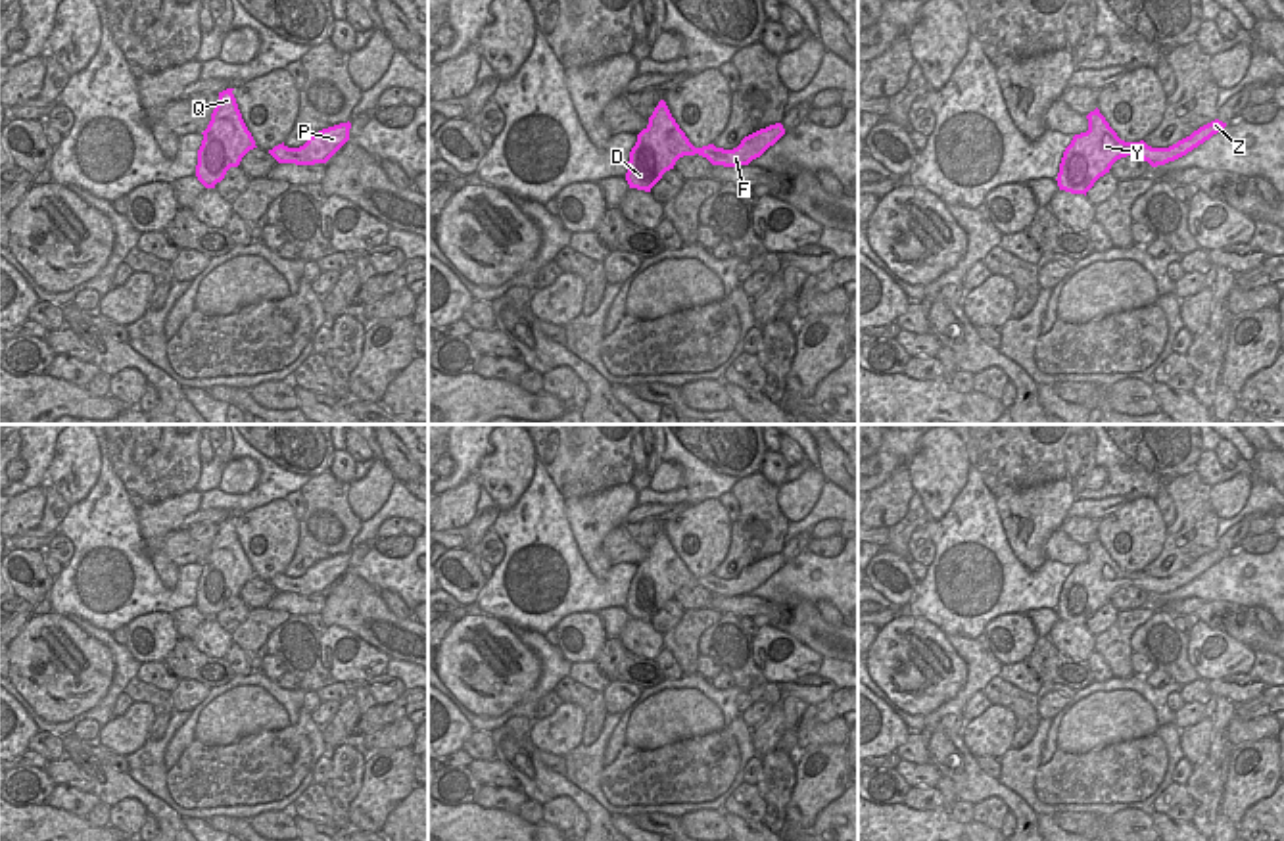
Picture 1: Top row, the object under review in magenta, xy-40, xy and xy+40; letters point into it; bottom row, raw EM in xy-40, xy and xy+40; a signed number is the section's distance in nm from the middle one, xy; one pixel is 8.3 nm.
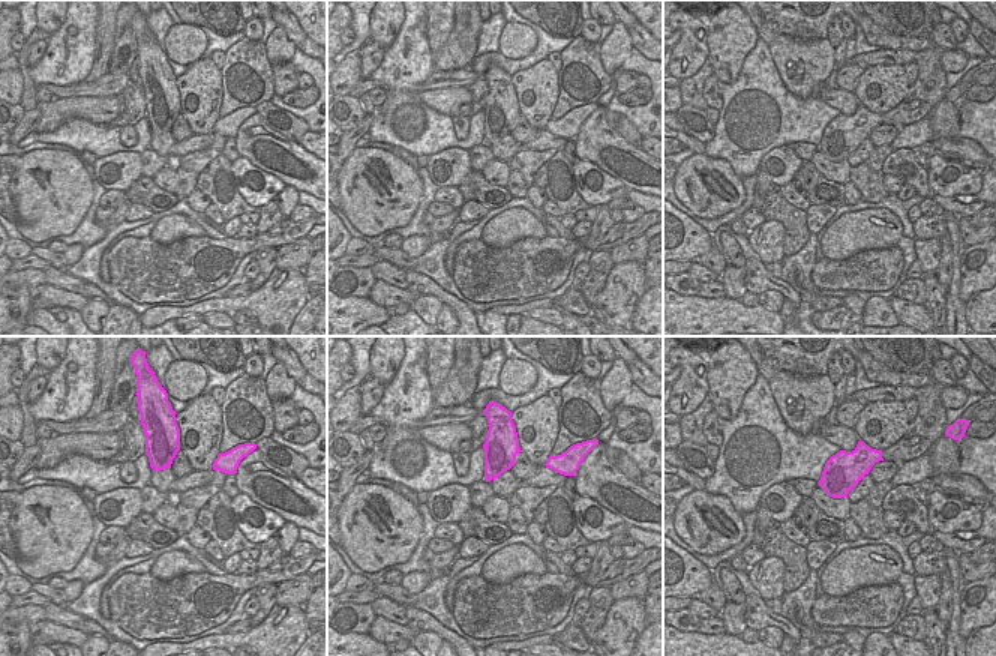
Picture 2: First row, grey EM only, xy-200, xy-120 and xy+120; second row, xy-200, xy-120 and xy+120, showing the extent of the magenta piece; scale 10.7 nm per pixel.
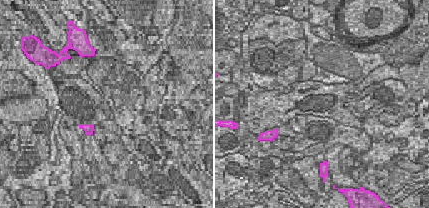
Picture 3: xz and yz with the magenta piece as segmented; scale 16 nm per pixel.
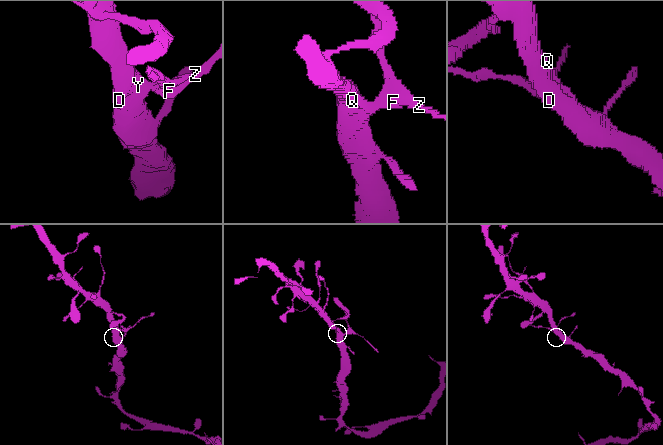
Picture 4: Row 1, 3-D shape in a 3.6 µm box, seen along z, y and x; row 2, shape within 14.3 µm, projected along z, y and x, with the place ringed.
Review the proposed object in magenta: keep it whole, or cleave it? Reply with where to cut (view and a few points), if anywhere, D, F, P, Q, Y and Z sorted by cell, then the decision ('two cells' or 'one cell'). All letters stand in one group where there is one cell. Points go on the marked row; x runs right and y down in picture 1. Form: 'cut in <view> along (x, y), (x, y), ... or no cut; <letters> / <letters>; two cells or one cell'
cut in xy along (714, 146), (703, 156); D Q Y / F P Z; two cells

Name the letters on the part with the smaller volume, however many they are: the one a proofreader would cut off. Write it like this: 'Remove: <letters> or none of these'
Remove: F, P, Z

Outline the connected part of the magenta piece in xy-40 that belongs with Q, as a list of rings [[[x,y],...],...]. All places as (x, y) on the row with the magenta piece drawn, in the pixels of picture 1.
[[[232,90],[219,92],[211,121],[202,132],[203,140],[198,150],[196,177],[205,188],[215,188],[230,167],[238,167],[242,157],[257,148]]]

